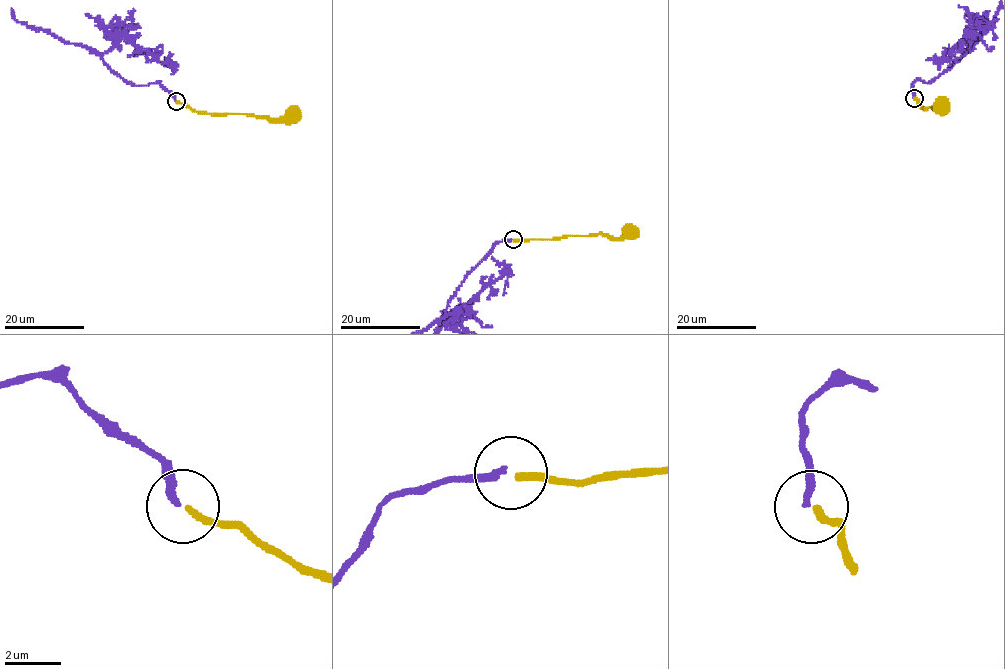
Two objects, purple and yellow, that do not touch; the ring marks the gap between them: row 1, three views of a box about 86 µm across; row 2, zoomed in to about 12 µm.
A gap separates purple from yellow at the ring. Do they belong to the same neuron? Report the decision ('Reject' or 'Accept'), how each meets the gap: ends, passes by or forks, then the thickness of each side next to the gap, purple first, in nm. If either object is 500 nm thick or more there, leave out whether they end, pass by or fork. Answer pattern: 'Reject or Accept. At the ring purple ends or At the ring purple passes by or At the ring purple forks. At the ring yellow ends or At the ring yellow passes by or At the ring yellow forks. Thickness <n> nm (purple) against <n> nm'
Reject. At the ring purple ends. At the ring yellow ends. Thickness 280 nm (purple) against 240 nm

